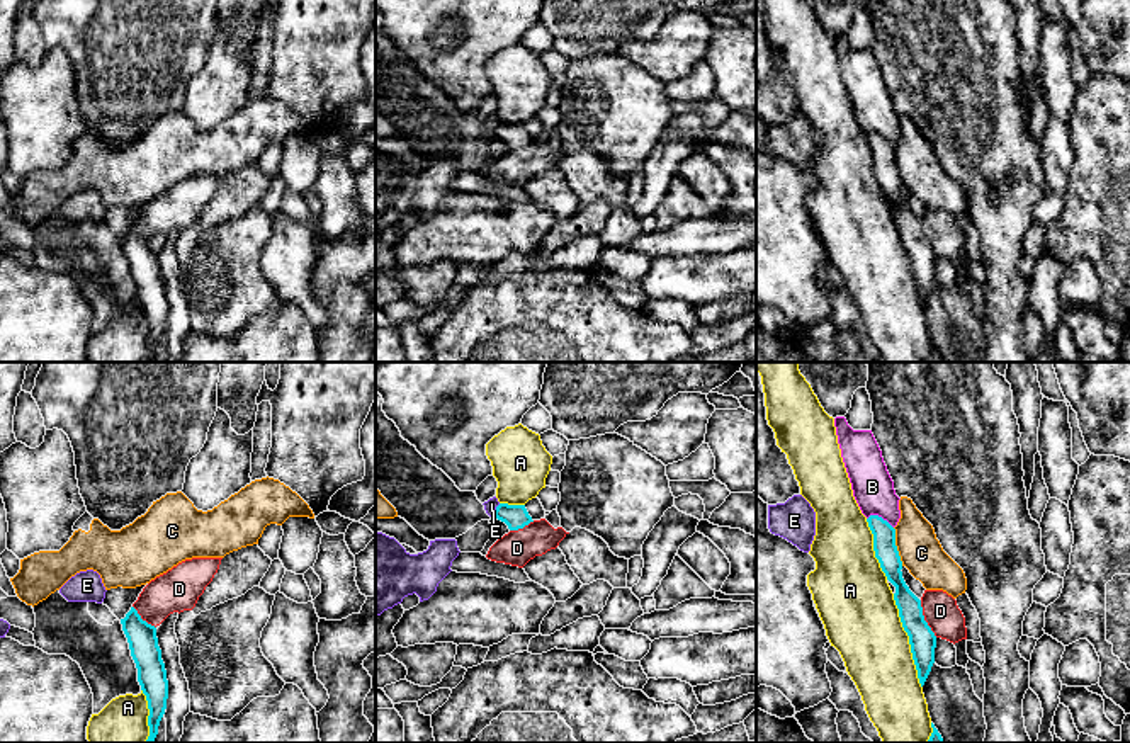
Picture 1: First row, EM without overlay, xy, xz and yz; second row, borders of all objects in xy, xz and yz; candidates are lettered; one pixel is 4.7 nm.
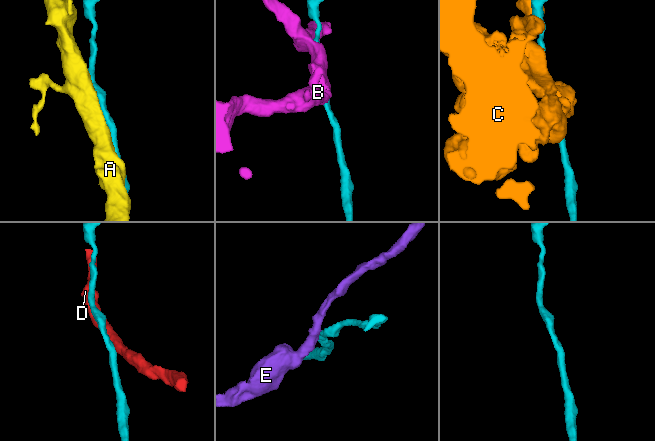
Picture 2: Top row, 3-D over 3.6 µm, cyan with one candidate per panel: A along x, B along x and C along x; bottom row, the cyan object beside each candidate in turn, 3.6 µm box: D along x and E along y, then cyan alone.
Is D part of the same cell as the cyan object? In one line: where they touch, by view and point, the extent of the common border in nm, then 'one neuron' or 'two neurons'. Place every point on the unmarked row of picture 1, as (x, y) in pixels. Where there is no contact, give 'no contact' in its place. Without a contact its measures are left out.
meets cyan in yz at (923, 238); contact 190 nm long; two neurons

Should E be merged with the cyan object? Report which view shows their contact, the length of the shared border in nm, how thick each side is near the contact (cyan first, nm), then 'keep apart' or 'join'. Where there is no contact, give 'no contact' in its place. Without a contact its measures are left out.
meets cyan in xz; contact 80 nm long; 110 nm thick on the cyan side, 60 nm on the other; keep apart

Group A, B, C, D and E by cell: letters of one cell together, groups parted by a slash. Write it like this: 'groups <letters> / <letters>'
groups A / B / C / D / E

